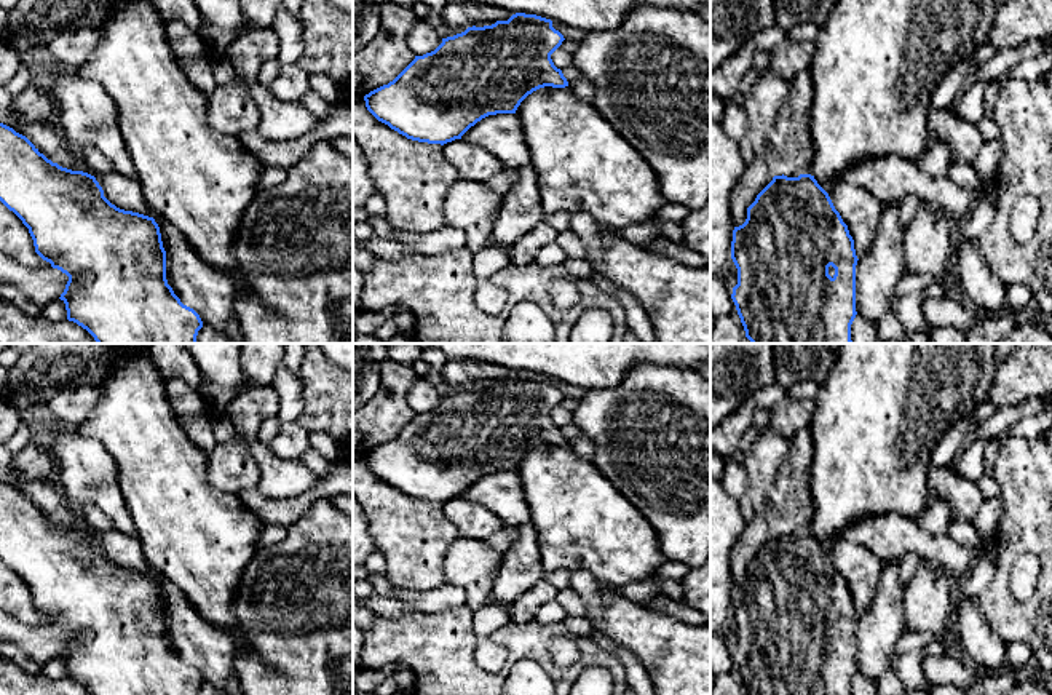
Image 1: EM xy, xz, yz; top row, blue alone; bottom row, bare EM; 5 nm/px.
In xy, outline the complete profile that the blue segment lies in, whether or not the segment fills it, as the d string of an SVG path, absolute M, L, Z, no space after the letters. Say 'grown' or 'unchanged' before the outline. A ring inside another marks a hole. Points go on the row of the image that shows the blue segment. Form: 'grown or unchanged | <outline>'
unchanged | M0 123L0 201L29 228L35 252L69 276L61 300L67 320L86 329L97 344L196 344L200 315L184 305L166 280L166 251L153 217L112 205L94 176L48 160L13 128Z

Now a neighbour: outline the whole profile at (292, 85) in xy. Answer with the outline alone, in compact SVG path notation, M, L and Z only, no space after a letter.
M299 64L281 67L279 75L268 88L278 99L287 102L300 102L311 91L308 72Z

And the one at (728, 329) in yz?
M730 313L715 320L712 329L714 344L742 344L745 331L738 313Z

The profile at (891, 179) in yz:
M892 155L862 160L841 173L841 181L864 187L881 203L900 205L905 198L932 203L955 224L966 220L977 198L971 189L959 187L948 176L929 177L913 161Z

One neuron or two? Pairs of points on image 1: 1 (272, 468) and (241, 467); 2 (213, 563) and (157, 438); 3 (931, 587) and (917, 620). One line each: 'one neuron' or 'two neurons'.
1: two neurons
2: one neuron
3: one neuron

